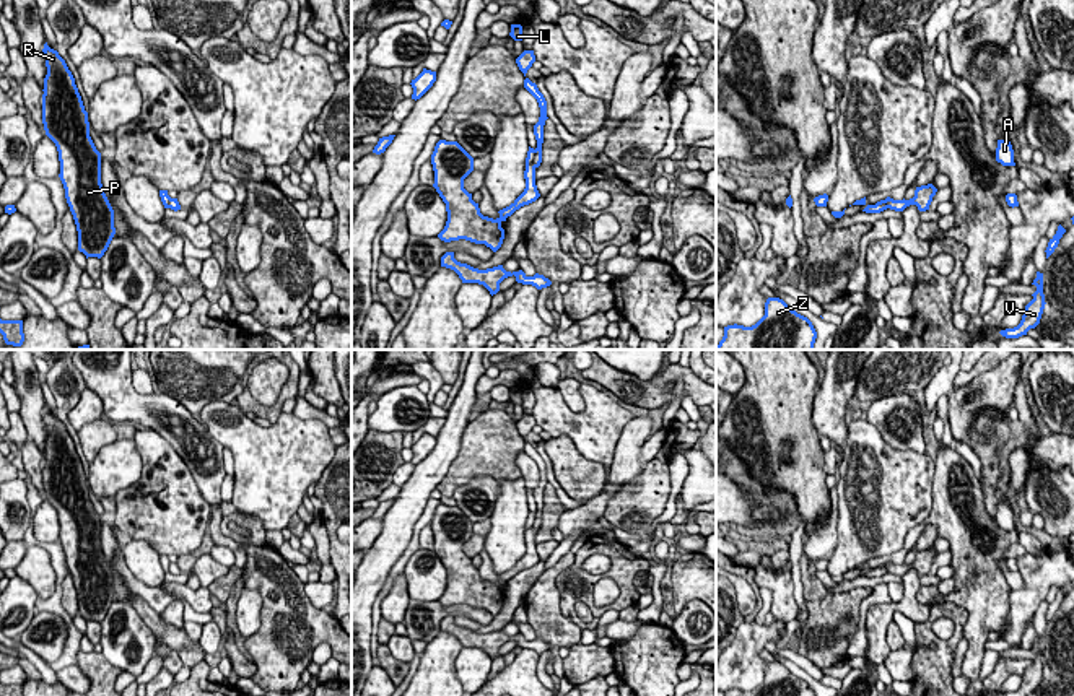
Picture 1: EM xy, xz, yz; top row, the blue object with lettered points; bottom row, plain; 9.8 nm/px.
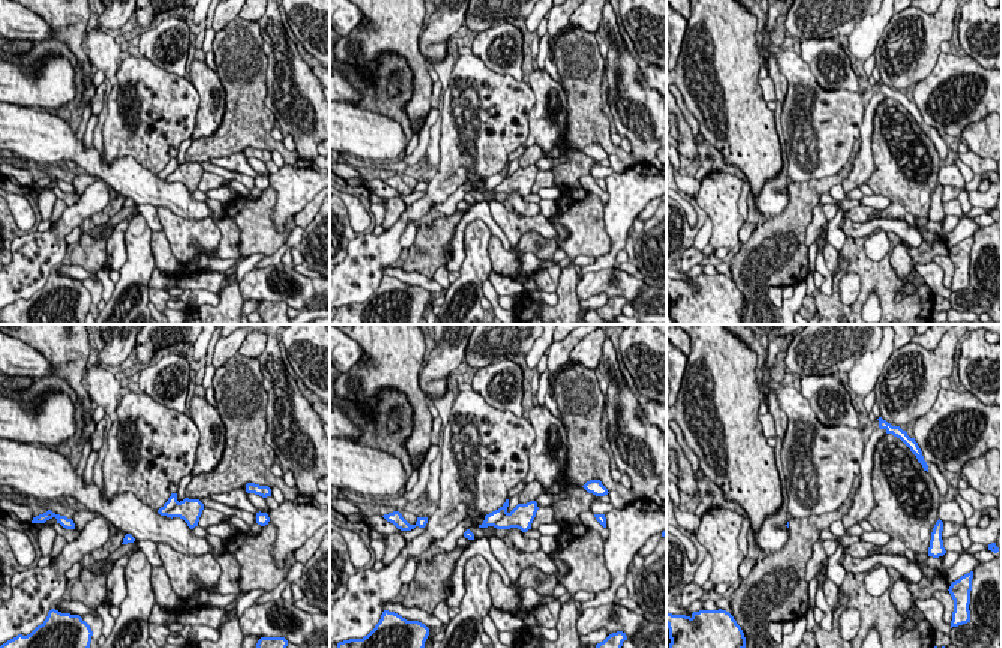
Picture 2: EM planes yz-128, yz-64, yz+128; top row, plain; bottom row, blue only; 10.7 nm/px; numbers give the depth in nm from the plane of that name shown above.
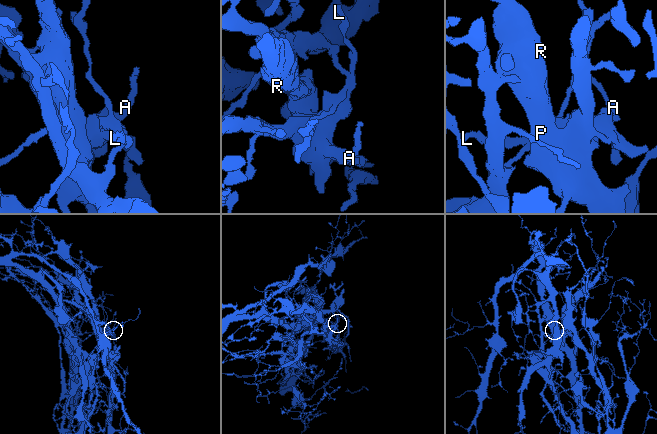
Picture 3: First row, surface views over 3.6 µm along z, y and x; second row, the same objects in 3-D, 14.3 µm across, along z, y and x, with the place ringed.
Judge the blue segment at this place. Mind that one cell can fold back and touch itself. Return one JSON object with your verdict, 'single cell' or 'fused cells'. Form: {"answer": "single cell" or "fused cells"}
{"answer": "fused cells"}

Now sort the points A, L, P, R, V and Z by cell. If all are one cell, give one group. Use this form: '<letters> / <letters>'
A L P R V / Z

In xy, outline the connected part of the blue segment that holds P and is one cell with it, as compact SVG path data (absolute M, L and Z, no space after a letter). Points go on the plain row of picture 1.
M44 408L47 439L42 488L55 507L60 545L78 595L78 615L101 623L114 598L114 574L101 548L101 517L90 501L88 476L75 442L57 415Z

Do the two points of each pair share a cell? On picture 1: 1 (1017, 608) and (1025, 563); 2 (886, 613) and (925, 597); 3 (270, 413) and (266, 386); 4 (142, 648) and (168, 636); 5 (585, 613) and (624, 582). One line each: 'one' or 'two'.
1: one
2: two
3: two
4: two
5: two

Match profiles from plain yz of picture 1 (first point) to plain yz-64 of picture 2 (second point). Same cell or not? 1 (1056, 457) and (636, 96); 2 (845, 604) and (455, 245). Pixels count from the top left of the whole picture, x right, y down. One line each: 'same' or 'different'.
1: different
2: different

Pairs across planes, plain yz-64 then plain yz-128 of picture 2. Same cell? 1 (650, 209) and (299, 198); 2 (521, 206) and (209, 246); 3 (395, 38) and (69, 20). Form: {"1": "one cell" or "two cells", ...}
{"1": "two cells", "2": "two cells", "3": "one cell"}

